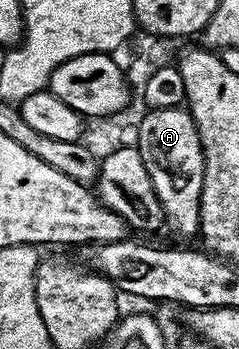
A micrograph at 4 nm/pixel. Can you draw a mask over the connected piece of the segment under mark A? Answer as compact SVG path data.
M183 106L170 109L148 109L138 119L138 141L136 148L140 151L142 165L146 165L146 173L150 173L150 181L154 185L154 193L158 193L158 201L164 210L167 226L172 226L176 235L195 236L200 229L200 198L202 197L202 177L204 176L204 150L198 137L198 129L190 114Z

